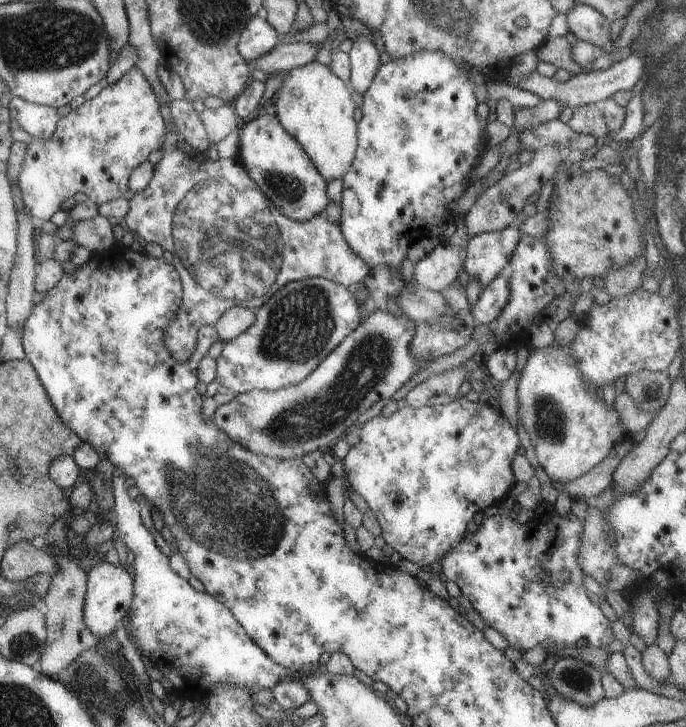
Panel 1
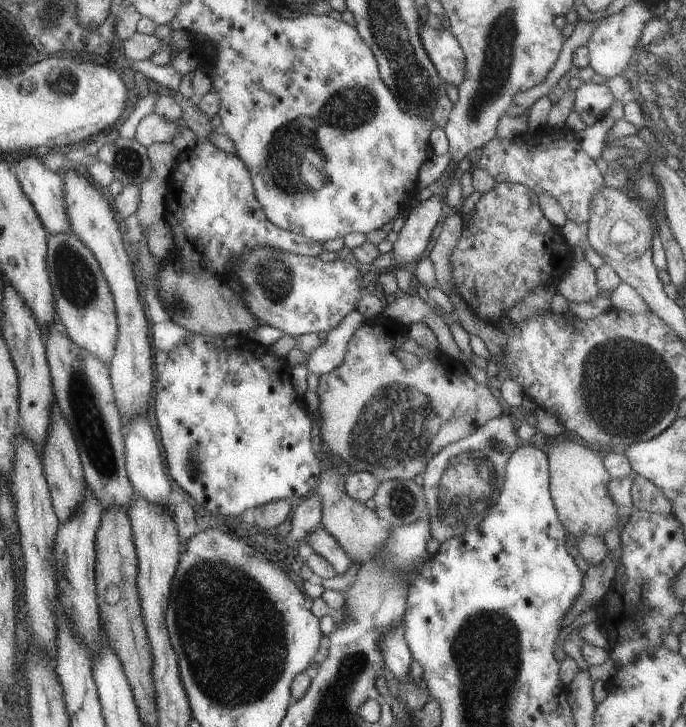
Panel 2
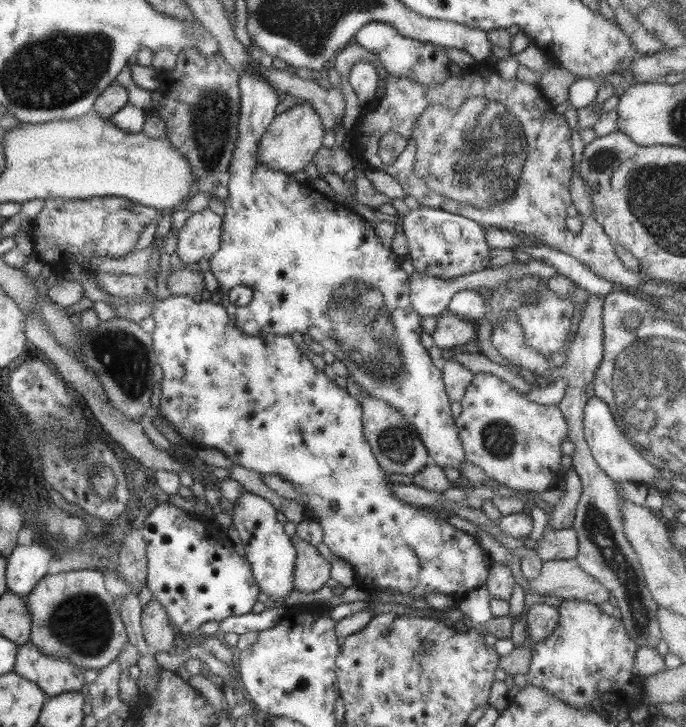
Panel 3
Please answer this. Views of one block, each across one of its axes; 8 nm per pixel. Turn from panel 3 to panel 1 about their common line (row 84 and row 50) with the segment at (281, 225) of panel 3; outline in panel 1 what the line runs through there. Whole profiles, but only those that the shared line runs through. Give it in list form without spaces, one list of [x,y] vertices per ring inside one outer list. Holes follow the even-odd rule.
[[[254,15],[245,22],[245,26],[239,32],[237,50],[244,60],[255,60],[269,52],[280,40],[281,37],[264,18]]]

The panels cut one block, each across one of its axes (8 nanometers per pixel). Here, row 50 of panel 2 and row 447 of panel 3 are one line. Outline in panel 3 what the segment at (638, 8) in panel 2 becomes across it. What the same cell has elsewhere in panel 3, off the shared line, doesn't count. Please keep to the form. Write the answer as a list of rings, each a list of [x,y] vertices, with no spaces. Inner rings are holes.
[[[590,396],[583,409],[583,436],[593,460],[611,481],[645,483],[668,476],[659,467],[651,466],[629,442],[628,437],[619,430],[609,407],[600,398]]]

